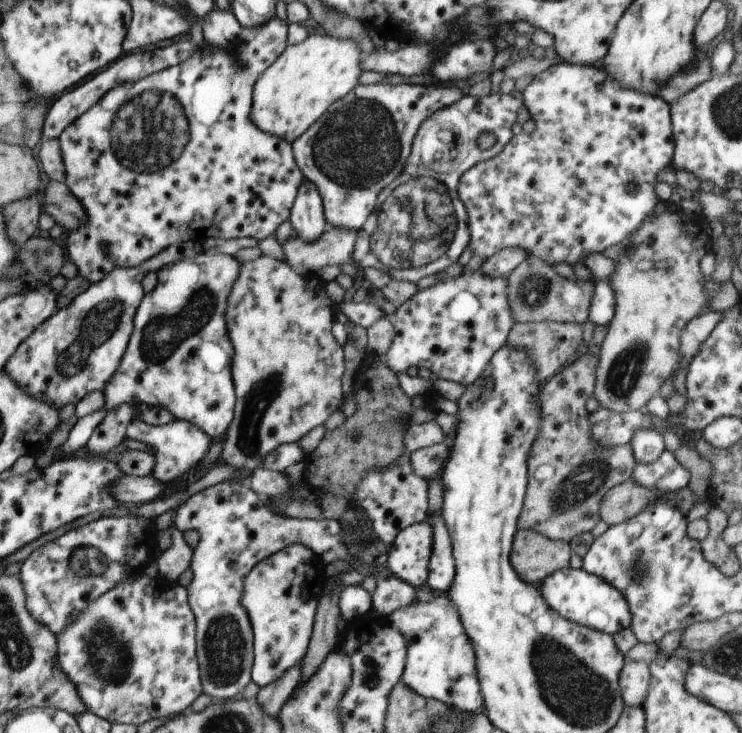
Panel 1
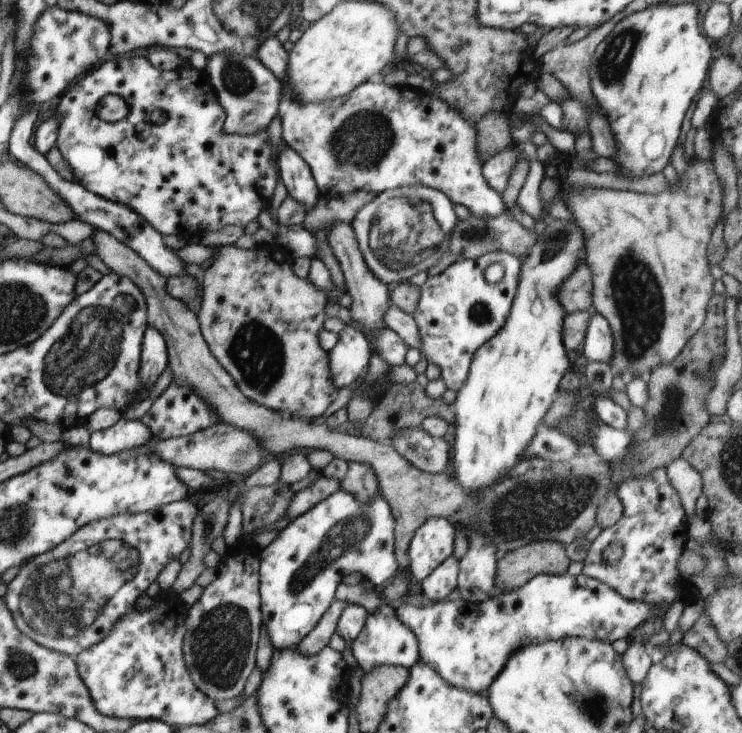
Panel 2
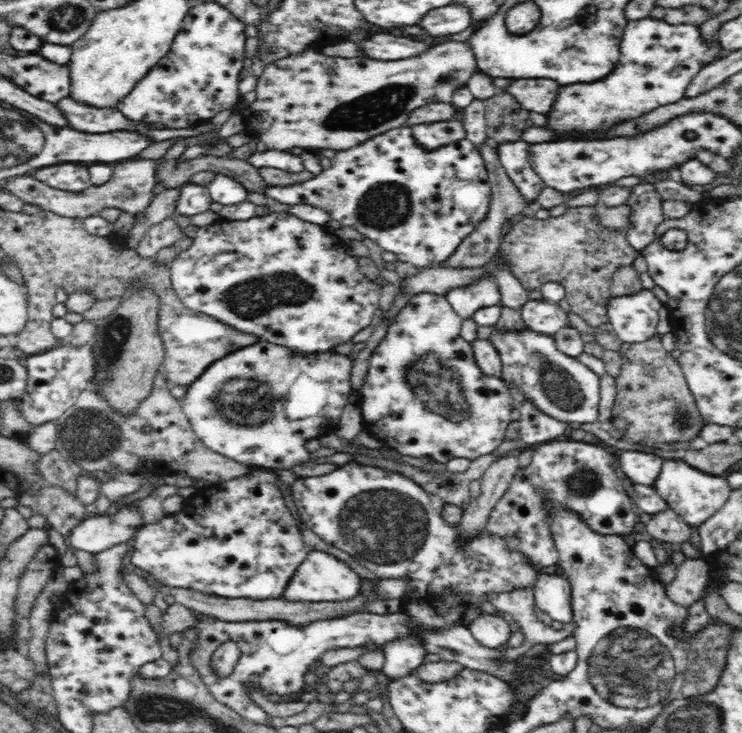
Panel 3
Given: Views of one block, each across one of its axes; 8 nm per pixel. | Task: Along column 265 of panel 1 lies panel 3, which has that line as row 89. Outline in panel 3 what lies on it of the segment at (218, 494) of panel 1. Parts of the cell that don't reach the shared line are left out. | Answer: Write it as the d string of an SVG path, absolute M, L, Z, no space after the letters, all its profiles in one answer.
M511 79L504 89L529 112L548 115L556 103L560 85L550 79Z

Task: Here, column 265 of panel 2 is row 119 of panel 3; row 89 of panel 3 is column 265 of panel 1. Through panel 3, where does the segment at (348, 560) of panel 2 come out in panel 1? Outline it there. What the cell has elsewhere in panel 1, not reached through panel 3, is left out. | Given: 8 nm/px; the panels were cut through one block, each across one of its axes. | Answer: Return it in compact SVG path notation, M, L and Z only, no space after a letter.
M294 543L261 560L244 580L240 602L248 614L254 634L251 680L260 688L278 680L304 658L324 592L326 568L322 558L311 548Z

